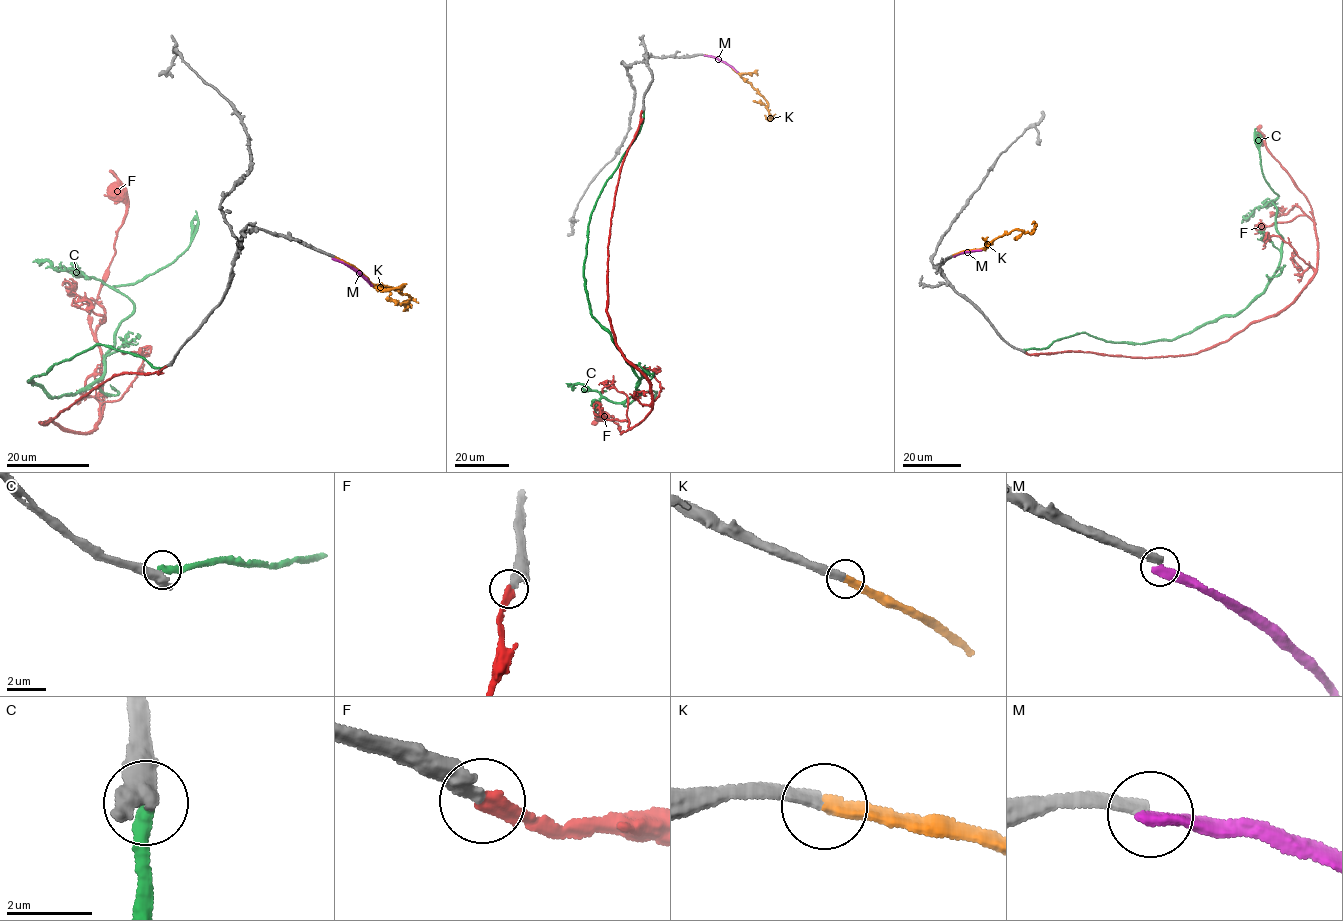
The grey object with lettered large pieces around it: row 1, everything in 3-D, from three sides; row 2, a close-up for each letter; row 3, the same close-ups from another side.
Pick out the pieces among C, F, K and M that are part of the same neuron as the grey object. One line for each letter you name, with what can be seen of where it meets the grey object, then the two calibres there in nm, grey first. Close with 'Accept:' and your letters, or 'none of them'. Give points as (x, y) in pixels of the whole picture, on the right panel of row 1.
F: (1025, 353) | 340/320 nm
K: (953, 255) | 320/360 nm
Accept: F, K

